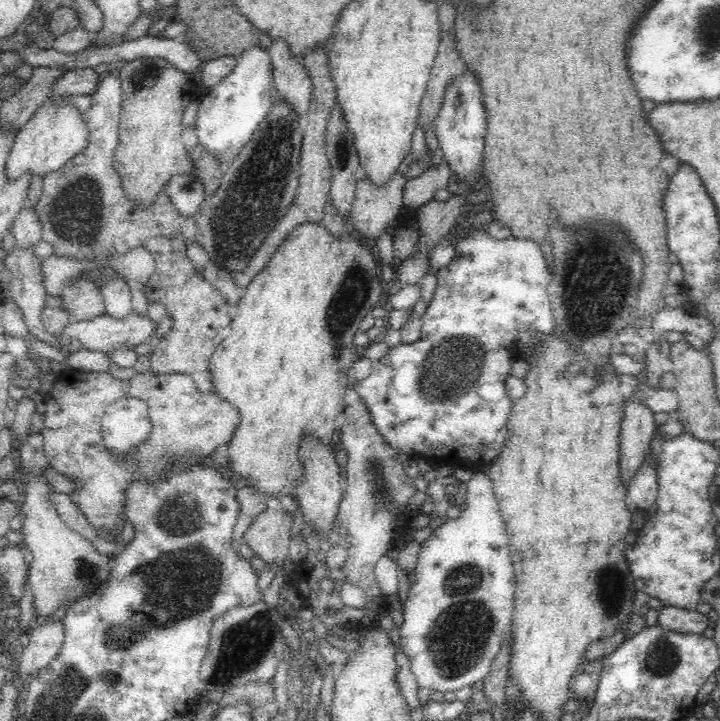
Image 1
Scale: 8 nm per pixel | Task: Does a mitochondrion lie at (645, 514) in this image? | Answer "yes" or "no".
no

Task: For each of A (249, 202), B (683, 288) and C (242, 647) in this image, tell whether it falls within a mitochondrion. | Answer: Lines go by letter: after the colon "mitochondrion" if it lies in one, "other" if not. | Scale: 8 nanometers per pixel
A: mitochondrion
B: other
C: mitochondrion

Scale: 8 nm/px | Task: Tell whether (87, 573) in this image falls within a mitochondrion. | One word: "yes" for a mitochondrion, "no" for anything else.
yes

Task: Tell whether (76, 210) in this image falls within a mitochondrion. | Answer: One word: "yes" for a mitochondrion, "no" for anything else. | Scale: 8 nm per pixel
yes

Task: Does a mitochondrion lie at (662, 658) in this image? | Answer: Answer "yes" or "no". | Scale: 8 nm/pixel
yes

